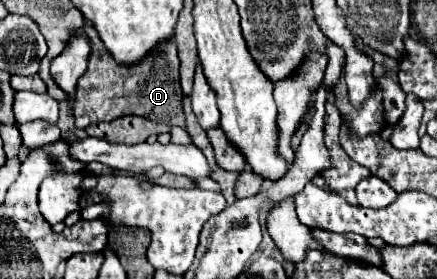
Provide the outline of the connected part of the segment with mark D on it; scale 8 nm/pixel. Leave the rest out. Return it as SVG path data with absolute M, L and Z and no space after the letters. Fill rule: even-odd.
M85 28L85 34L91 42L91 56L87 72L79 78L77 98L75 98L75 126L85 128L91 122L105 122L111 118L121 118L129 114L137 114L149 118L153 122L165 122L169 126L185 128L185 118L181 110L181 84L179 84L179 58L175 40L169 40L157 54L149 54L141 66L133 66L133 70L121 70L105 46L101 46L97 32L93 28ZM145 78L145 80L143 80Z

